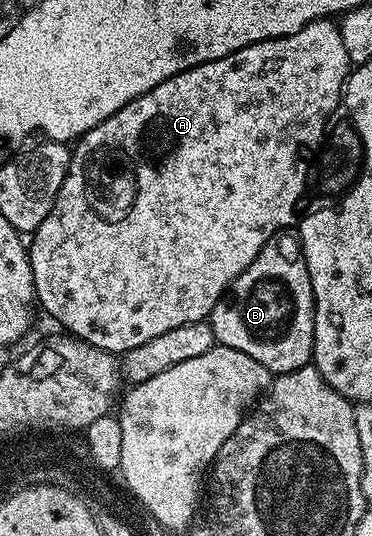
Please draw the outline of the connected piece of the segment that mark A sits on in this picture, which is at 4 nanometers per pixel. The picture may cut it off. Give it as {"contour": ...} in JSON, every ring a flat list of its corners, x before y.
{"contour":[[319,18,289,36,254,42,221,60,182,70,94,126,74,143,69,172,61,184,61,192,57,192,57,200,49,216,41,220,29,238,33,284,41,310,49,317,56,318,70,337,80,338,116,356,137,348,137,344,153,340,153,336,162,336,172,328,181,328,181,324,210,319,211,309,223,299,237,276,241,276,241,272,253,264,263,245,274,234,296,225,295,205,307,186,307,169,310,166,312,169,313,159,324,141,327,117,335,109,340,109,343,87,347,85,347,76,352,69,353,63,349,60,349,52,345,52,345,40,338,25,326,18]]}

